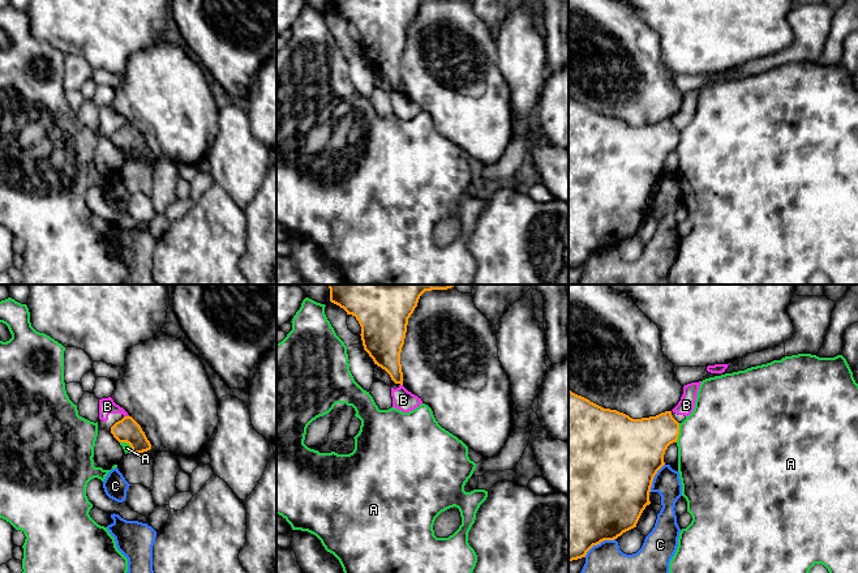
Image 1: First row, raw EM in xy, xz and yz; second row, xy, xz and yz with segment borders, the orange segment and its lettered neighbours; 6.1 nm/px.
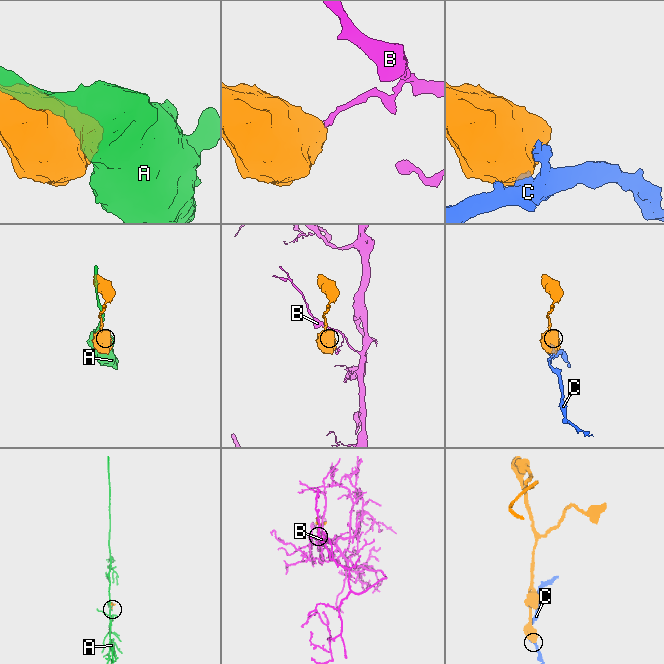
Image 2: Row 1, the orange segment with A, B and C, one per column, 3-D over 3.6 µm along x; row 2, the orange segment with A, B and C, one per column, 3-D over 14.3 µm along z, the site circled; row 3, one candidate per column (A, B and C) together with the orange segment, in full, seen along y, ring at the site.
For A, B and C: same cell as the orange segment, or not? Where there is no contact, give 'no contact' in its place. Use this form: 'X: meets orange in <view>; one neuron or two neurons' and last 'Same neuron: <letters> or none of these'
A: meets orange in yz; two neurons
B: meets orange in xy; two neurons
C: meets orange in yz; two neurons
Same neuron: none of these

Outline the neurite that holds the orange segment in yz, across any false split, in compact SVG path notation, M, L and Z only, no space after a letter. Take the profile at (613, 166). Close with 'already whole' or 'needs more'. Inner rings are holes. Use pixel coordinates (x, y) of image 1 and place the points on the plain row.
M569 98L569 269L585 265L587 260L604 248L614 248L623 240L636 235L636 231L649 209L652 189L657 179L665 172L664 162L668 154L677 150L679 131L673 125L672 119L656 124L632 127L617 117L604 116L589 107Z; already whole

